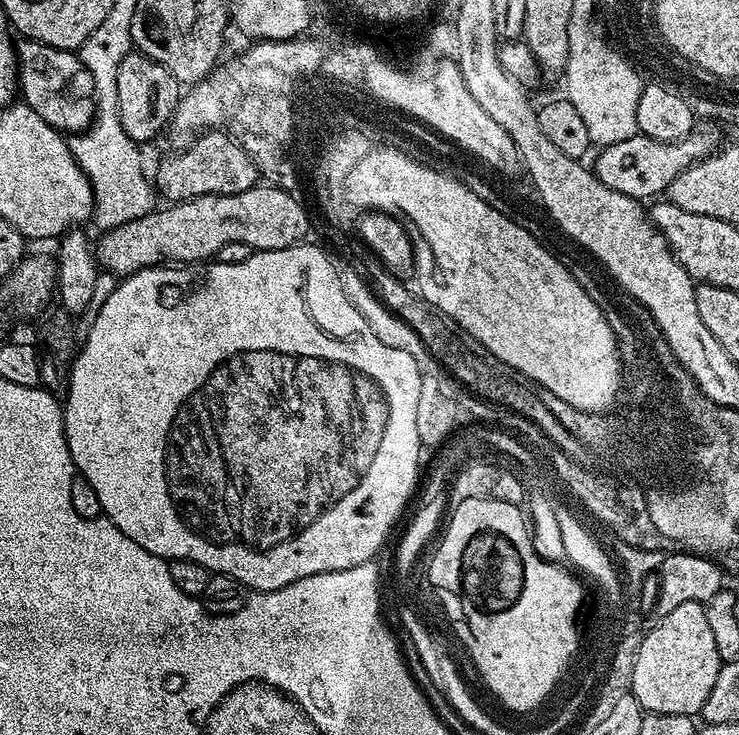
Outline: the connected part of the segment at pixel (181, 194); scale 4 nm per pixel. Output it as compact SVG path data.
M209 130L199 133L193 139L196 141L185 152L176 152L157 166L154 188L163 199L165 196L165 201L193 200L199 196L229 196L242 194L257 187L258 175L254 162L228 132L229 137L220 131Z

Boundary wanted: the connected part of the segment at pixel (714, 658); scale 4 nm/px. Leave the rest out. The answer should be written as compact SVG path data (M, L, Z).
M686 602L671 614L659 617L653 629L644 634L638 650L640 659L635 663L631 695L636 697L645 713L682 714L695 717L702 710L718 678L721 661L706 610L698 602Z

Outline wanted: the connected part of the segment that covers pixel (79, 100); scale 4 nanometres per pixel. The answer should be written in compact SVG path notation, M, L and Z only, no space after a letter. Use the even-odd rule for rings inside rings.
M24 38L16 44L16 63L19 95L38 118L61 134L79 134L91 124L96 114L94 78L75 51Z

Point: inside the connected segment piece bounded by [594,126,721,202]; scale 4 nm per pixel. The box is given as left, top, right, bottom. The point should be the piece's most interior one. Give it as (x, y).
(641, 167)

